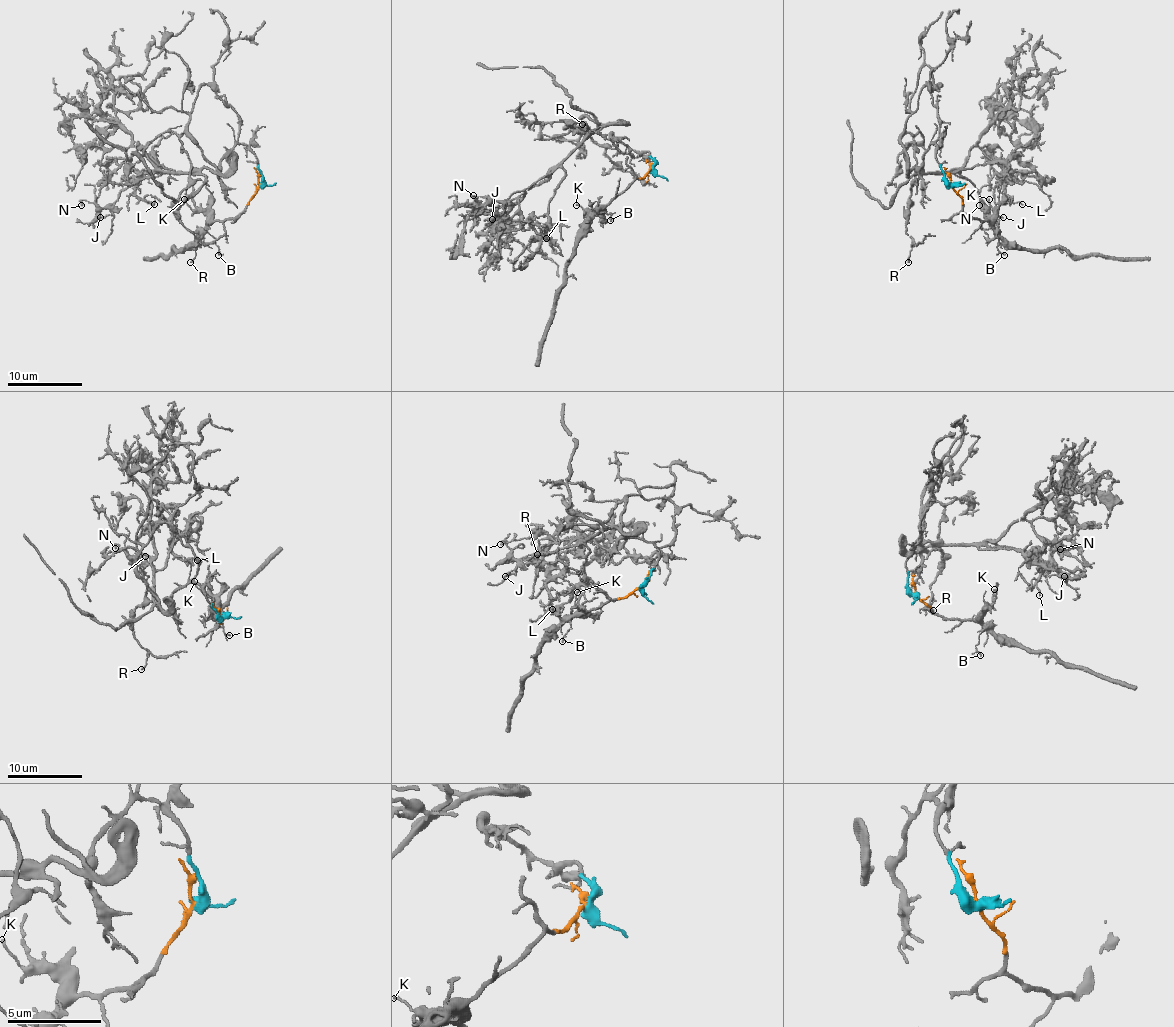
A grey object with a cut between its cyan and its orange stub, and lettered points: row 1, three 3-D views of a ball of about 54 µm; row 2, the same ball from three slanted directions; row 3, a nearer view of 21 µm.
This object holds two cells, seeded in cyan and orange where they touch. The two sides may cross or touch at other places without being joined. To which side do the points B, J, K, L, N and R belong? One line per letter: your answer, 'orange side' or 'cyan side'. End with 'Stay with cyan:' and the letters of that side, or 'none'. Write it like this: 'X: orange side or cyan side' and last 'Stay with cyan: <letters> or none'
B: orange side
J: cyan side
K: orange side
L: cyan side
N: cyan side
R: cyan side
Stay with cyan: J, L, N, R

